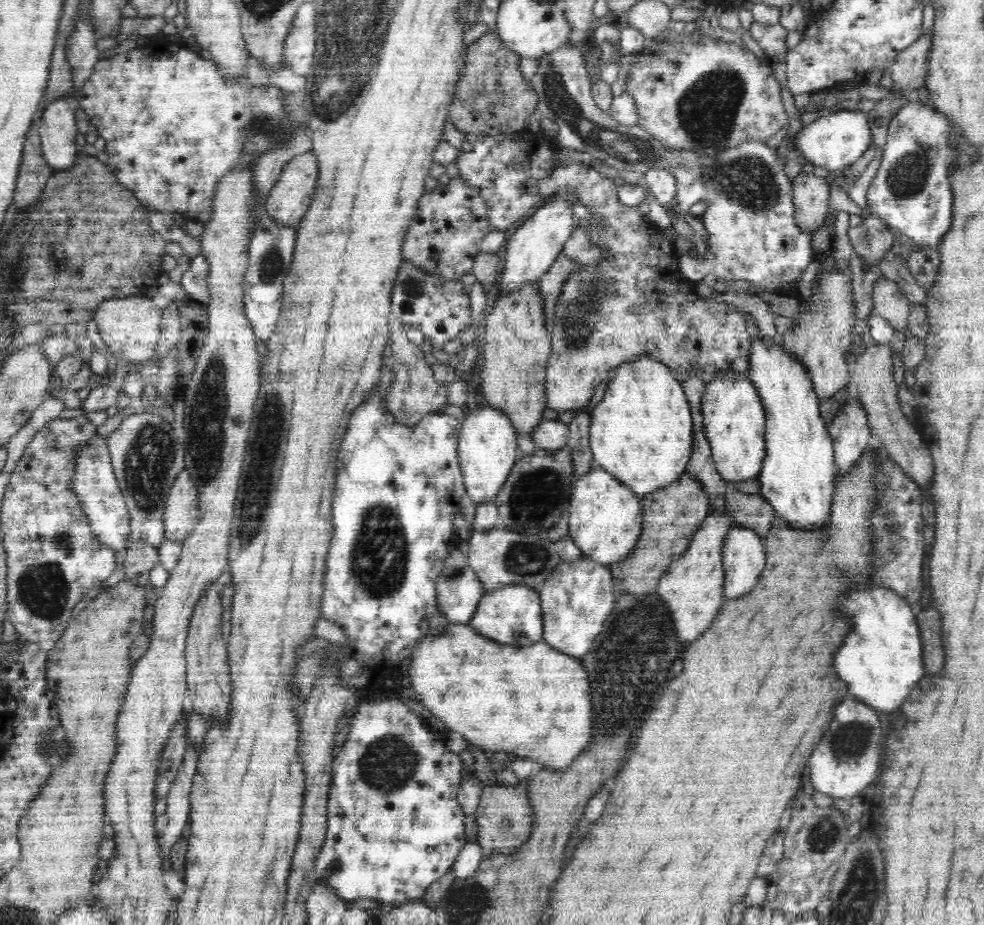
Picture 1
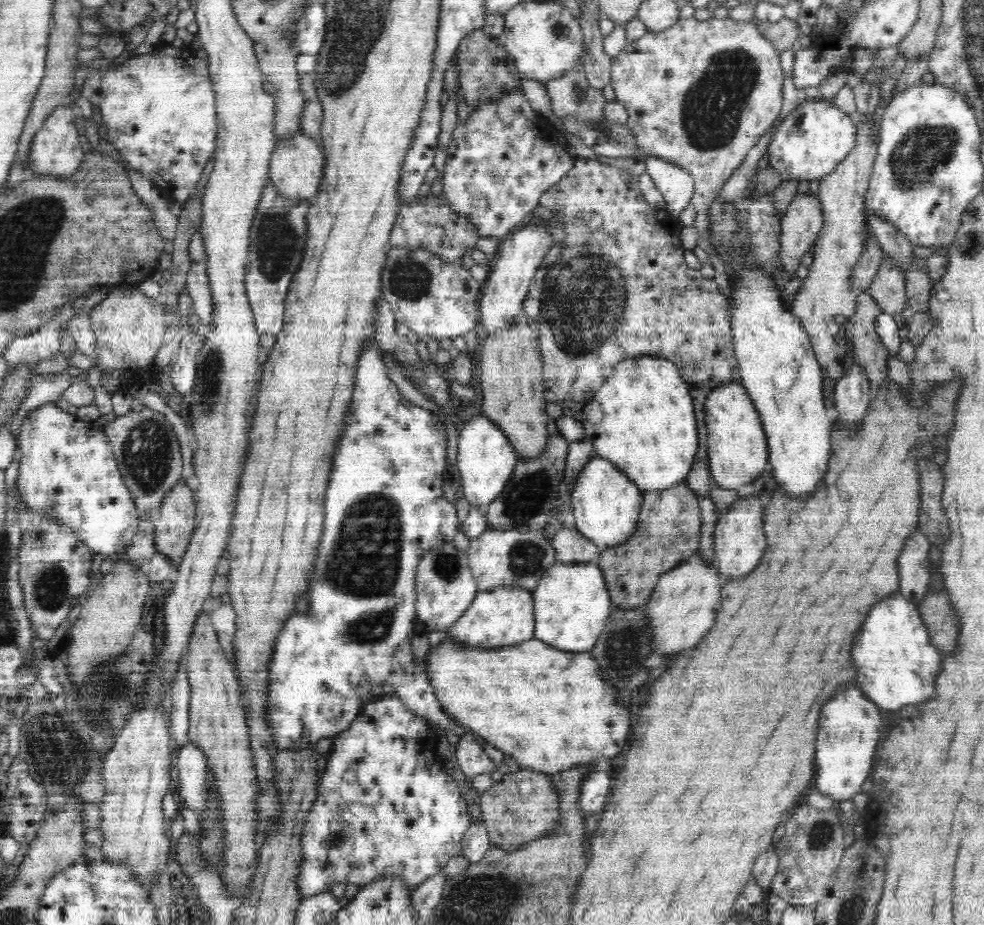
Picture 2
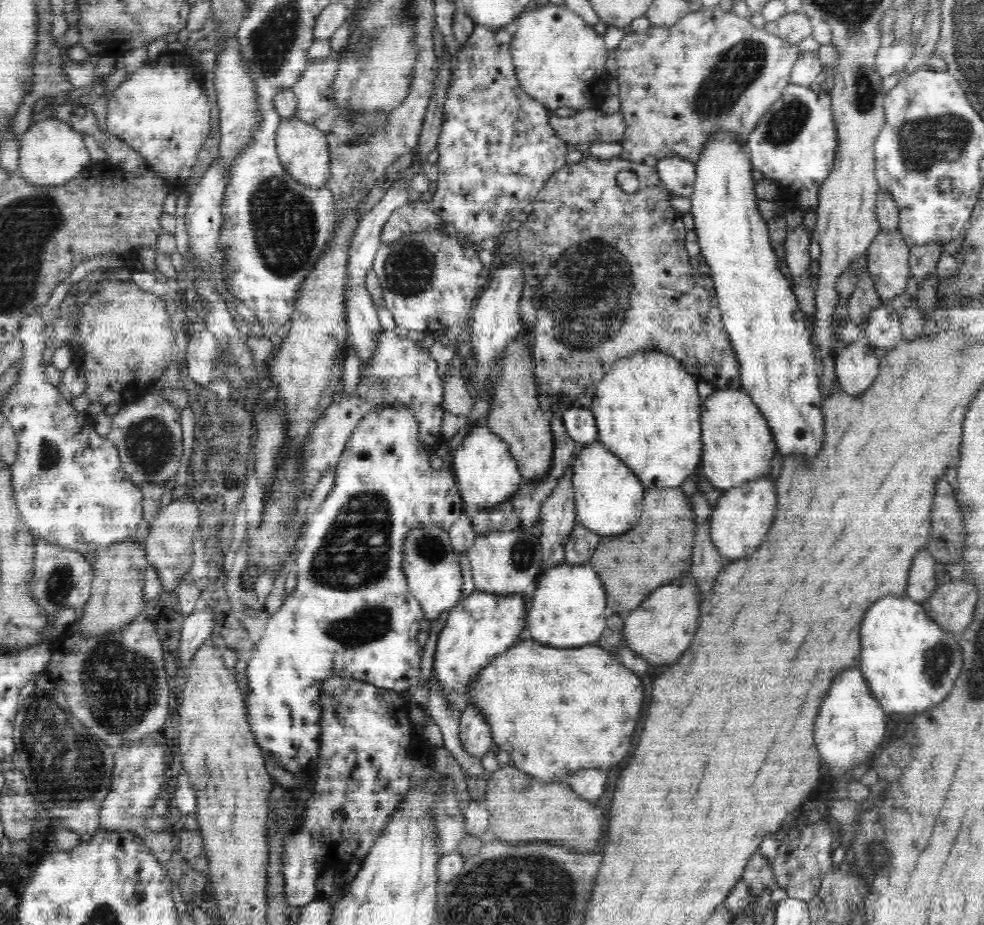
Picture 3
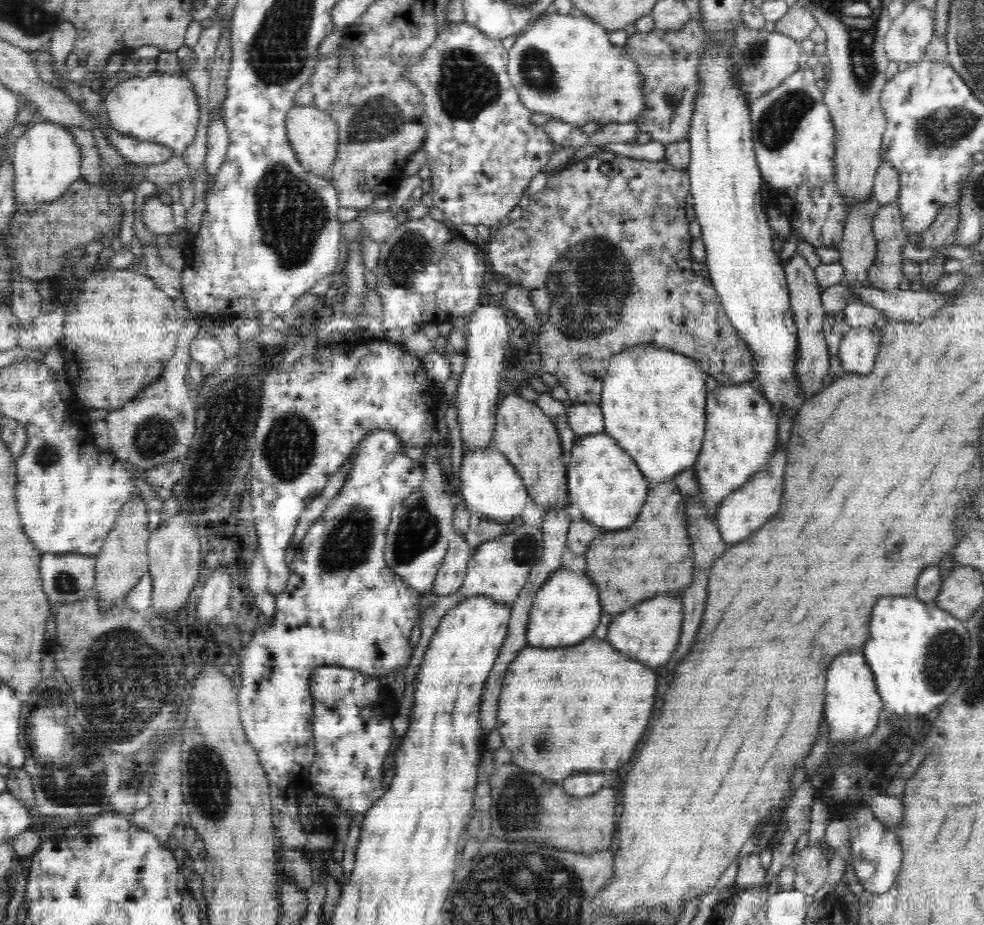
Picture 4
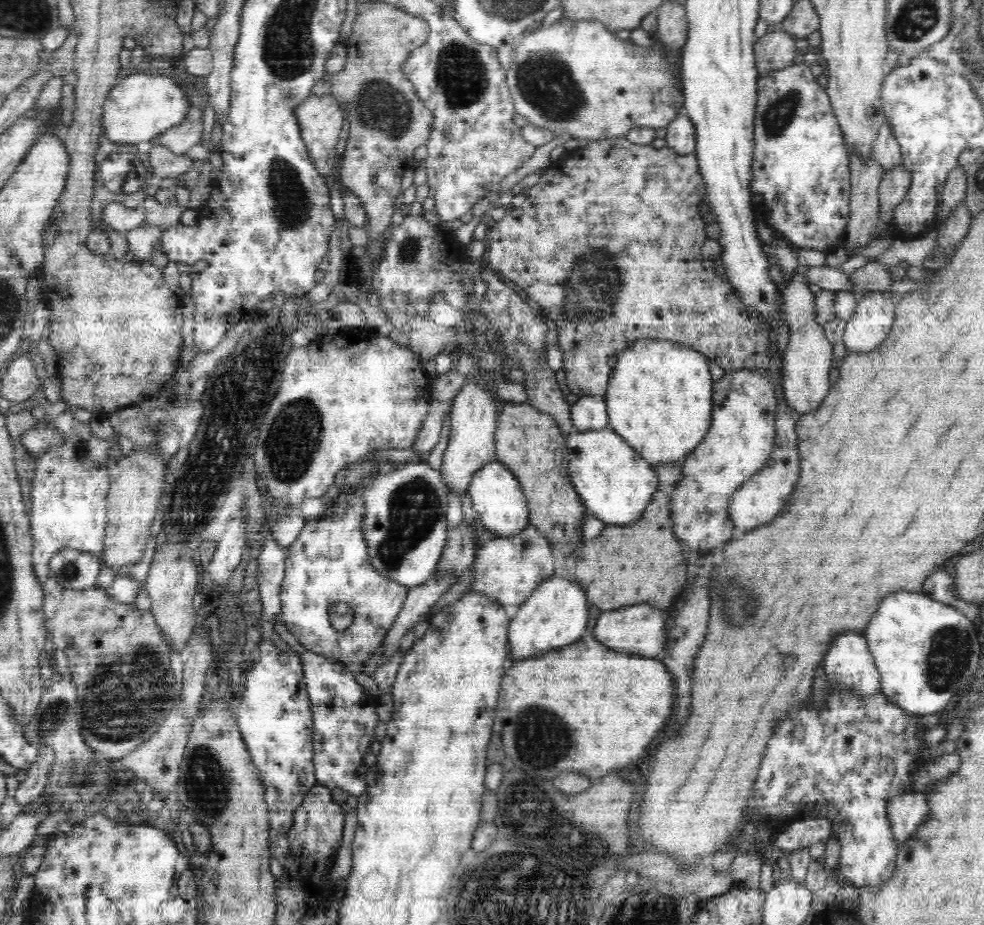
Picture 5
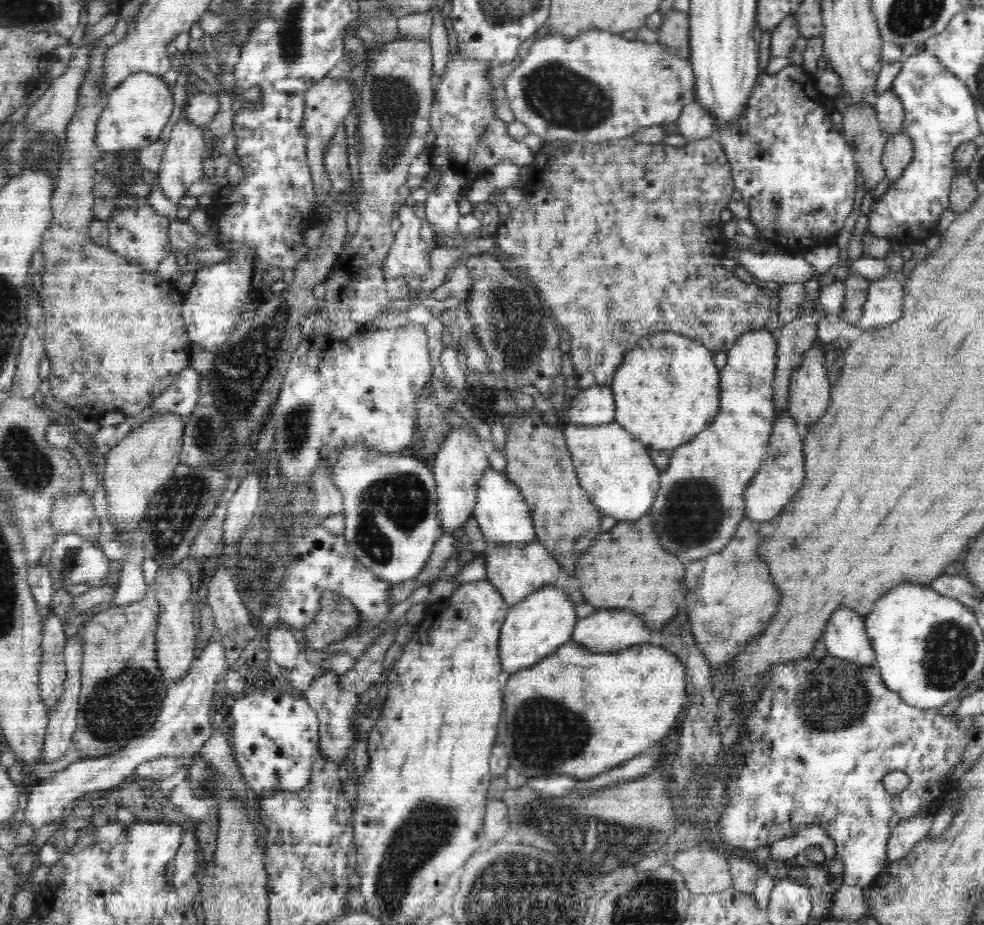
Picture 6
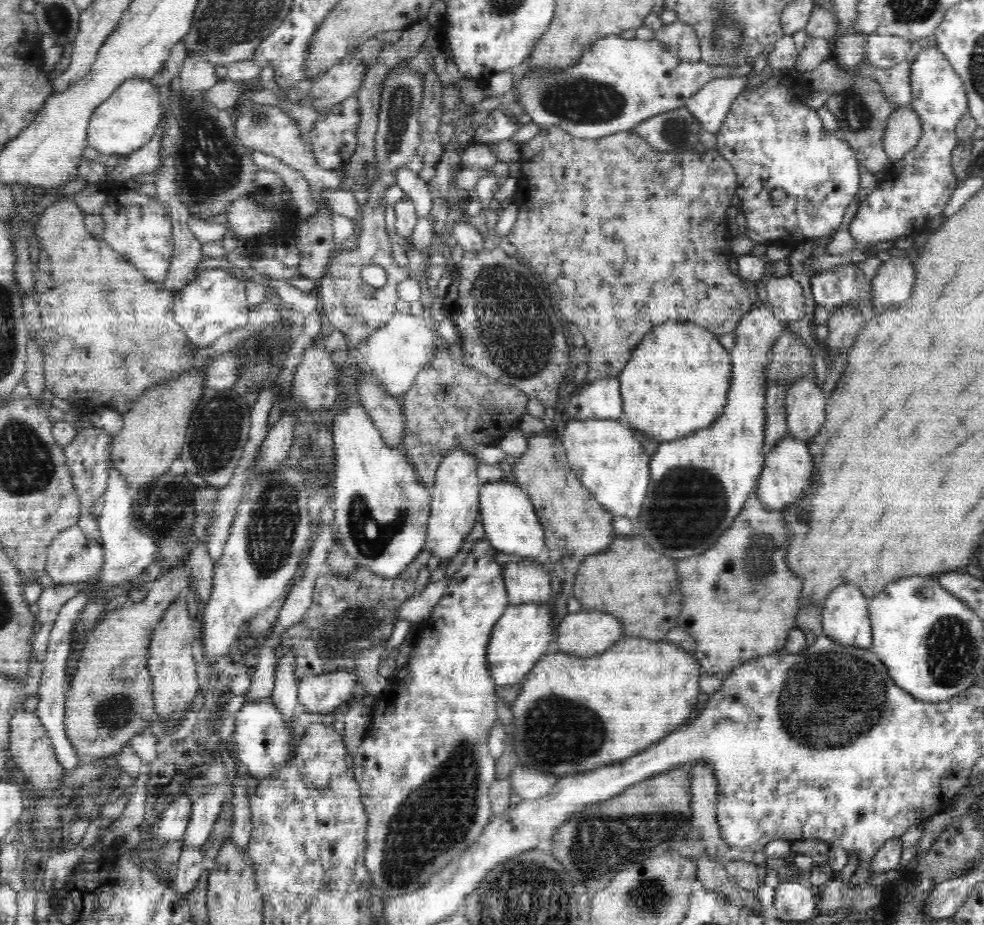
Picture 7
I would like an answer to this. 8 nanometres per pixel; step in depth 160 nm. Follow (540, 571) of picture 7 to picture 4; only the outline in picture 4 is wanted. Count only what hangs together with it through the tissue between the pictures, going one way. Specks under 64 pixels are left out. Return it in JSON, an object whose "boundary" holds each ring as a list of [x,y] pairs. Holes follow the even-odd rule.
{"boundary":[[[528,498],[521,516],[521,525],[512,532],[477,546],[476,552],[470,557],[463,585],[454,594],[446,597],[441,596],[421,614],[419,619],[421,637],[413,650],[411,661],[405,666],[406,690],[403,703],[400,706],[401,712],[406,712],[414,707],[414,686],[411,686],[410,682],[414,682],[414,676],[418,674],[418,668],[422,664],[422,656],[426,652],[428,644],[430,644],[430,638],[436,632],[440,620],[442,620],[447,610],[450,610],[450,607],[456,606],[465,598],[476,595],[486,595],[497,603],[506,603],[507,605],[512,605],[517,600],[518,593],[521,592],[528,580],[532,566],[542,556],[544,546],[542,534],[543,512],[531,498]]]}

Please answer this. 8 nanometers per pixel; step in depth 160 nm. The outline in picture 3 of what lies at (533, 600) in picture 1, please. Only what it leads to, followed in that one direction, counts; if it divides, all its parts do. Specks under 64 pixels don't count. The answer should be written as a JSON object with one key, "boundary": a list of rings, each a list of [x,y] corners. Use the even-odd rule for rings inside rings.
{"boundary":[[[474,590],[452,608],[438,635],[433,662],[438,684],[450,702],[456,702],[456,698],[466,692],[464,686],[474,676],[477,680],[477,674],[490,661],[517,643],[518,634],[527,628],[527,620],[524,596],[519,594],[497,595]]]}

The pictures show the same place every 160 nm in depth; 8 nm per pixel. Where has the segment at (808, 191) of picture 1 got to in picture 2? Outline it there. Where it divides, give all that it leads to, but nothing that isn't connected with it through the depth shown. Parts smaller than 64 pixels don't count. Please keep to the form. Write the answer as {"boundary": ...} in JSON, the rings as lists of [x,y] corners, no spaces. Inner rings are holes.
{"boundary":[[[796,195],[782,220],[780,258],[784,270],[794,274],[800,268],[800,259],[814,247],[823,228],[823,212],[818,195]]]}

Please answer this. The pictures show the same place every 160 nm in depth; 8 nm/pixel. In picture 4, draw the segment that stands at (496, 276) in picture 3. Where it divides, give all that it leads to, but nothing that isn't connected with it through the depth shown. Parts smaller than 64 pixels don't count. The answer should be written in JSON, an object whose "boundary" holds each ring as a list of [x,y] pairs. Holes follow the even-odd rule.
{"boundary":[[[485,298],[484,301],[467,317],[465,326],[465,367],[456,392],[456,409],[458,409],[458,423],[462,429],[464,446],[468,452],[476,449],[484,449],[490,446],[494,427],[497,421],[498,386],[502,378],[502,364],[506,358],[506,350],[509,347],[510,324],[504,309],[498,305],[492,305]]]}

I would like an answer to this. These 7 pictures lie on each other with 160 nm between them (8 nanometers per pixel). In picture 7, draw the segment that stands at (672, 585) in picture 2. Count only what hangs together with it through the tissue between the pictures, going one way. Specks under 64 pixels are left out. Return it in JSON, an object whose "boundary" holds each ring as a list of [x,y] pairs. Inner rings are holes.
{"boundary":[[[600,612],[568,613],[559,623],[556,634],[558,650],[571,657],[589,657],[606,652],[624,637],[618,618]]]}

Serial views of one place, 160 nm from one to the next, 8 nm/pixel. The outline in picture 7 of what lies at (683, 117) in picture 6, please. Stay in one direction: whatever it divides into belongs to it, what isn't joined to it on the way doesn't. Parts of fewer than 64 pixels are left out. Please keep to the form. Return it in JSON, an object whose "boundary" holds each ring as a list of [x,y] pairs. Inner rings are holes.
{"boundary":[[[746,76],[710,79],[694,96],[690,96],[686,107],[704,131],[717,133],[726,120],[732,103],[746,89],[746,84]]]}

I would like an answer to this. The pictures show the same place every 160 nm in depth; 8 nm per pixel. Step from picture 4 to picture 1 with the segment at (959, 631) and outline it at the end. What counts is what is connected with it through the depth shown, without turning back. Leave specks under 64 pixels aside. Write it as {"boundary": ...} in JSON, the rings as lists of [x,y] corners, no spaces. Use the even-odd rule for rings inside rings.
{"boundary":[[[874,586],[874,590],[854,590],[854,594],[842,602],[842,614],[854,614],[854,630],[848,634],[848,640],[842,642],[842,648],[838,648],[838,654],[834,656],[834,668],[838,670],[838,676],[848,684],[849,697],[855,697],[859,702],[882,712],[892,712],[902,706],[912,686],[924,676],[916,612],[916,608],[904,598],[888,588],[880,590],[878,586]]]}

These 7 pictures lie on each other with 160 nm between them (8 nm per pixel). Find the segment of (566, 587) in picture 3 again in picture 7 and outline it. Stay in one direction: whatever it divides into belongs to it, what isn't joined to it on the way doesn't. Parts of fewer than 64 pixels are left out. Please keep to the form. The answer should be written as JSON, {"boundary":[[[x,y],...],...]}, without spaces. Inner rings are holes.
{"boundary":[[[527,602],[506,607],[498,622],[495,622],[486,646],[487,668],[492,669],[491,680],[496,686],[518,685],[540,659],[552,652],[556,640],[552,622],[552,602]]]}

